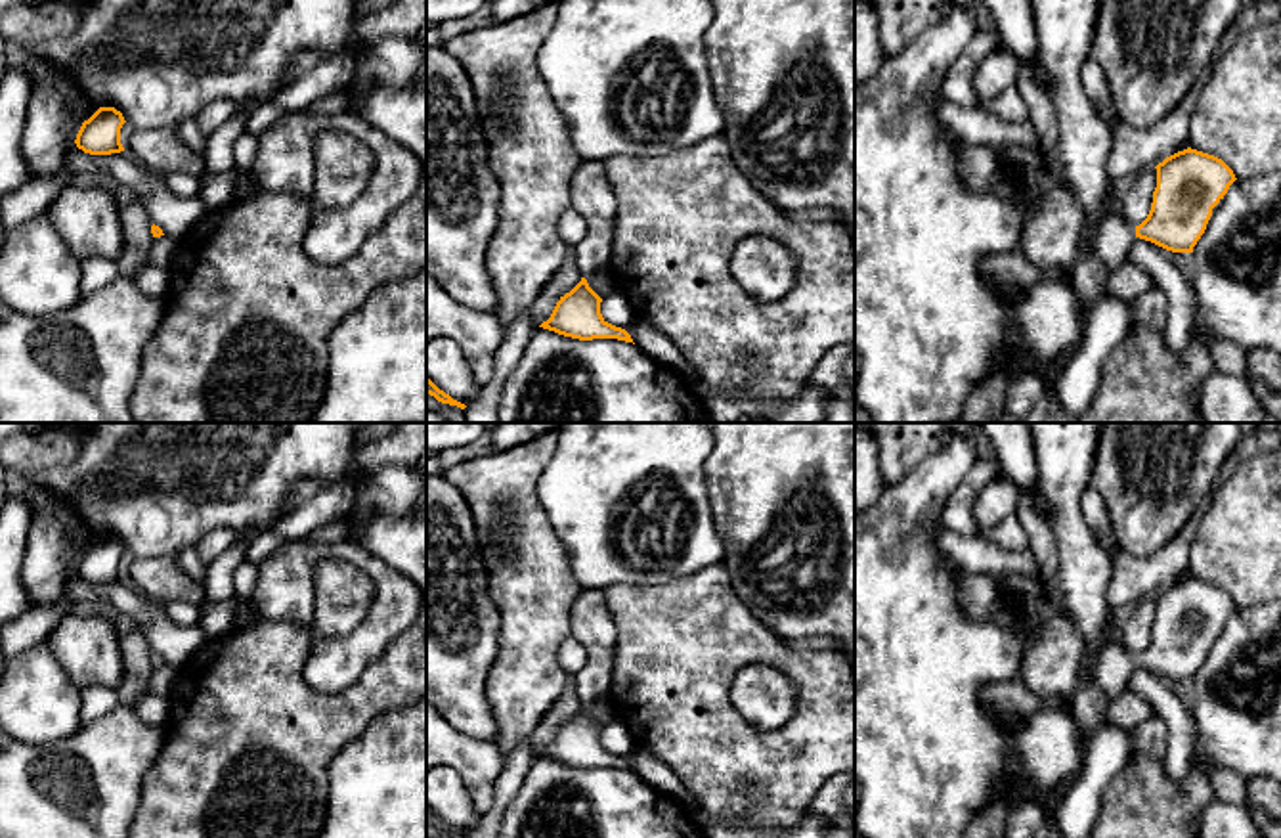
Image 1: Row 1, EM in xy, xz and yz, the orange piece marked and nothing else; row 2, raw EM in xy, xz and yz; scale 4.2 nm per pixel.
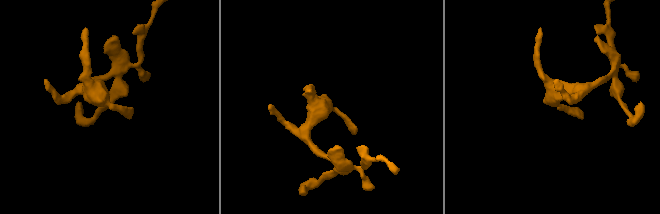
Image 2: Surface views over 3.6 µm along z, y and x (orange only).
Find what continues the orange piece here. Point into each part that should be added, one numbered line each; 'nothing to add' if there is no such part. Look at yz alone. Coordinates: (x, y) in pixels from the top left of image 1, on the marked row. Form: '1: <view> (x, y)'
1: yz (1056, 224)

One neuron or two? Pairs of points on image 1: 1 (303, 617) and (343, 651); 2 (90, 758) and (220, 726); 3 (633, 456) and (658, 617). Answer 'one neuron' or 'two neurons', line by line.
1: one neuron
2: two neurons
3: two neurons

